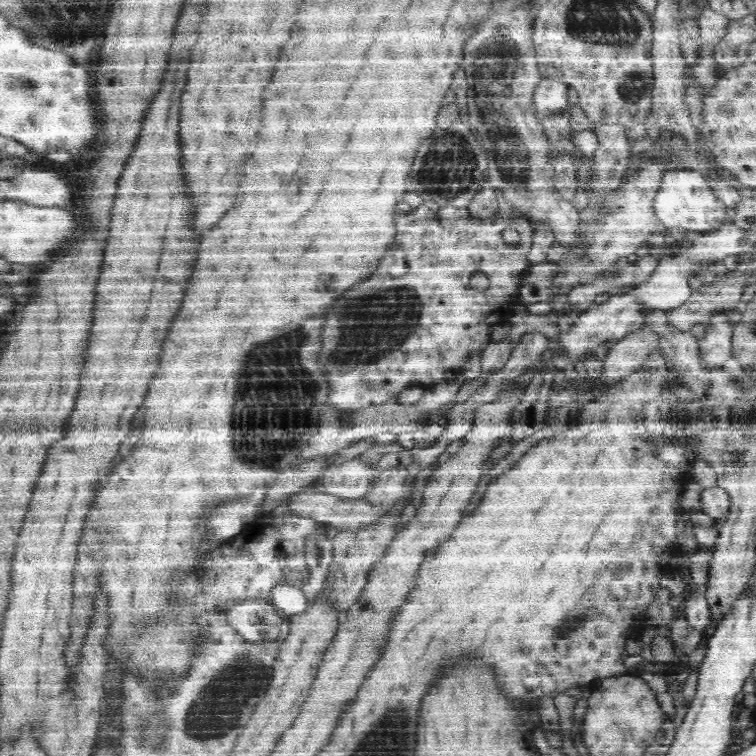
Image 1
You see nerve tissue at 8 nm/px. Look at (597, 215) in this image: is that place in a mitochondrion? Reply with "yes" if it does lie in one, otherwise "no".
yes

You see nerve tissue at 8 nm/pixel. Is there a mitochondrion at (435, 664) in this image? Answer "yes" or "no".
no

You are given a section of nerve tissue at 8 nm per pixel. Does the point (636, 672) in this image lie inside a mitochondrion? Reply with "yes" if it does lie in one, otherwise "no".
no

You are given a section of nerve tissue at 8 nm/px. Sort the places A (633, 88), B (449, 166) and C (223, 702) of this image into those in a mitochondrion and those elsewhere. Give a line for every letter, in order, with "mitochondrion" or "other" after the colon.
A: mitochondrion
B: mitochondrion
C: mitochondrion

